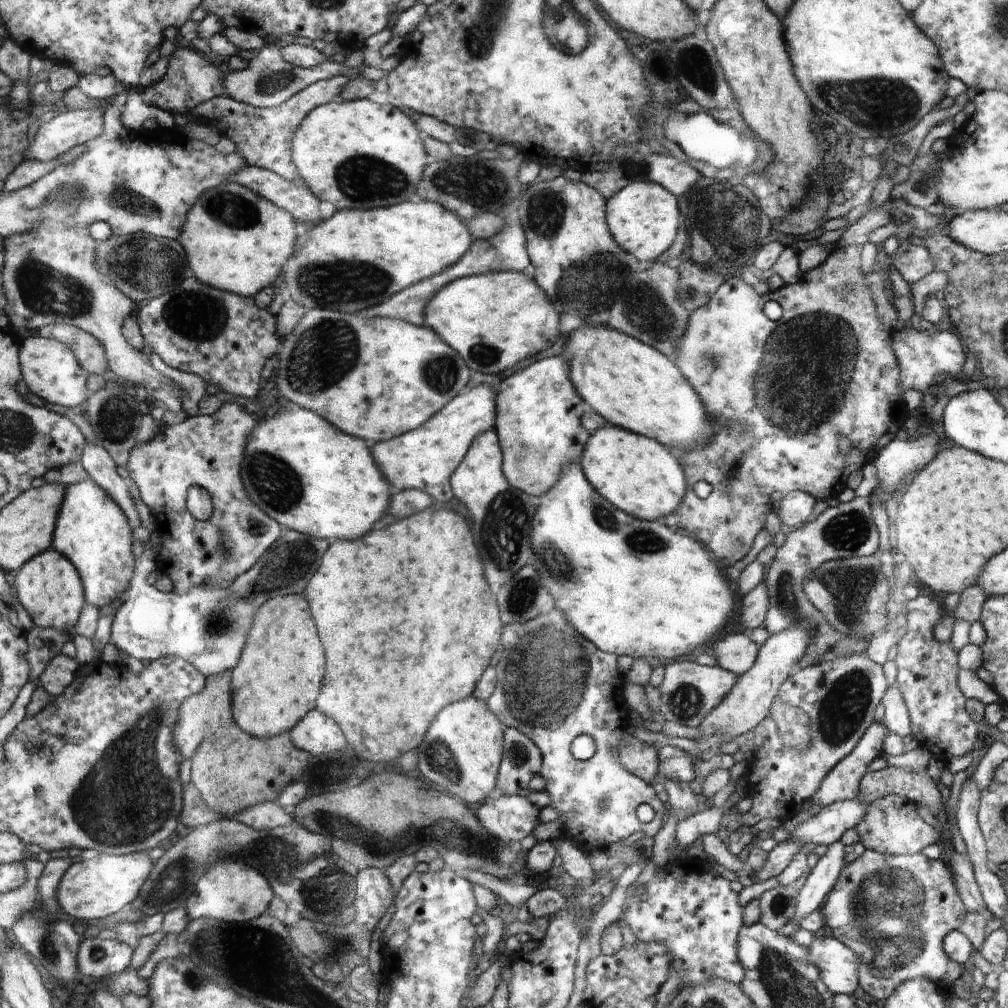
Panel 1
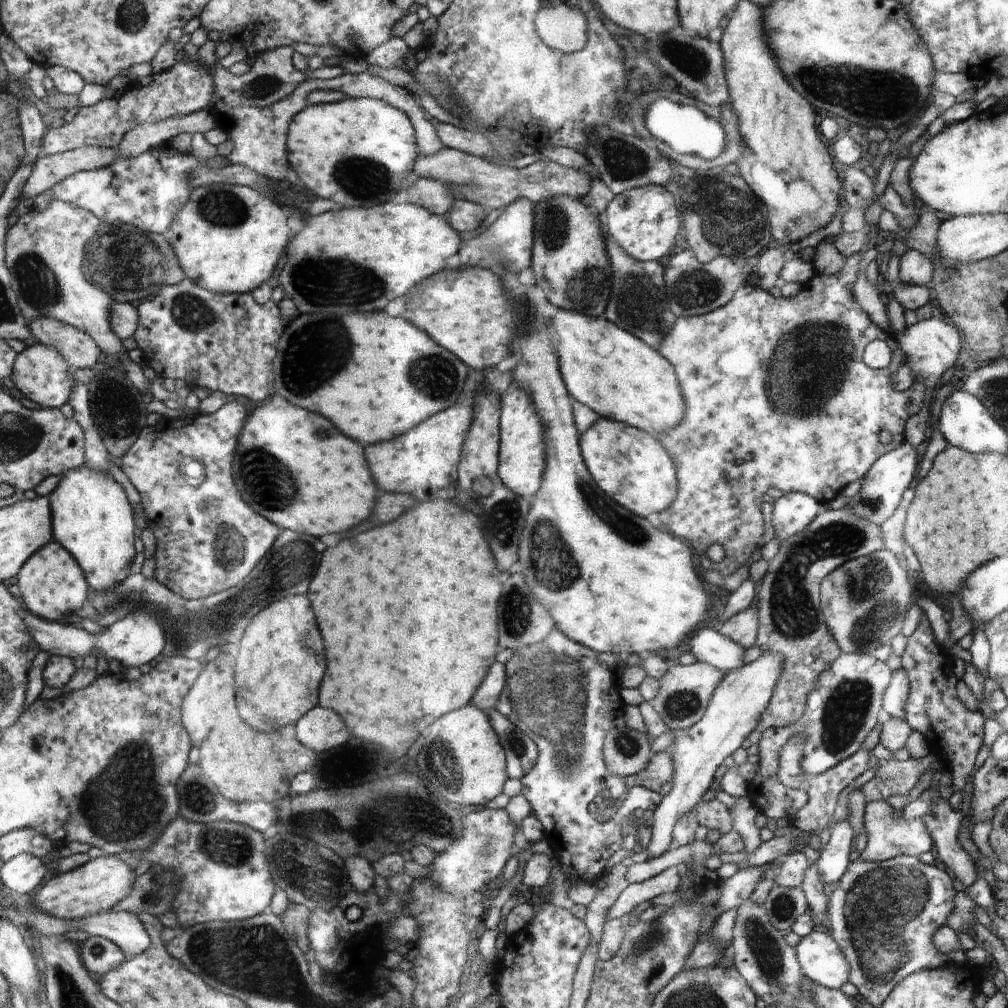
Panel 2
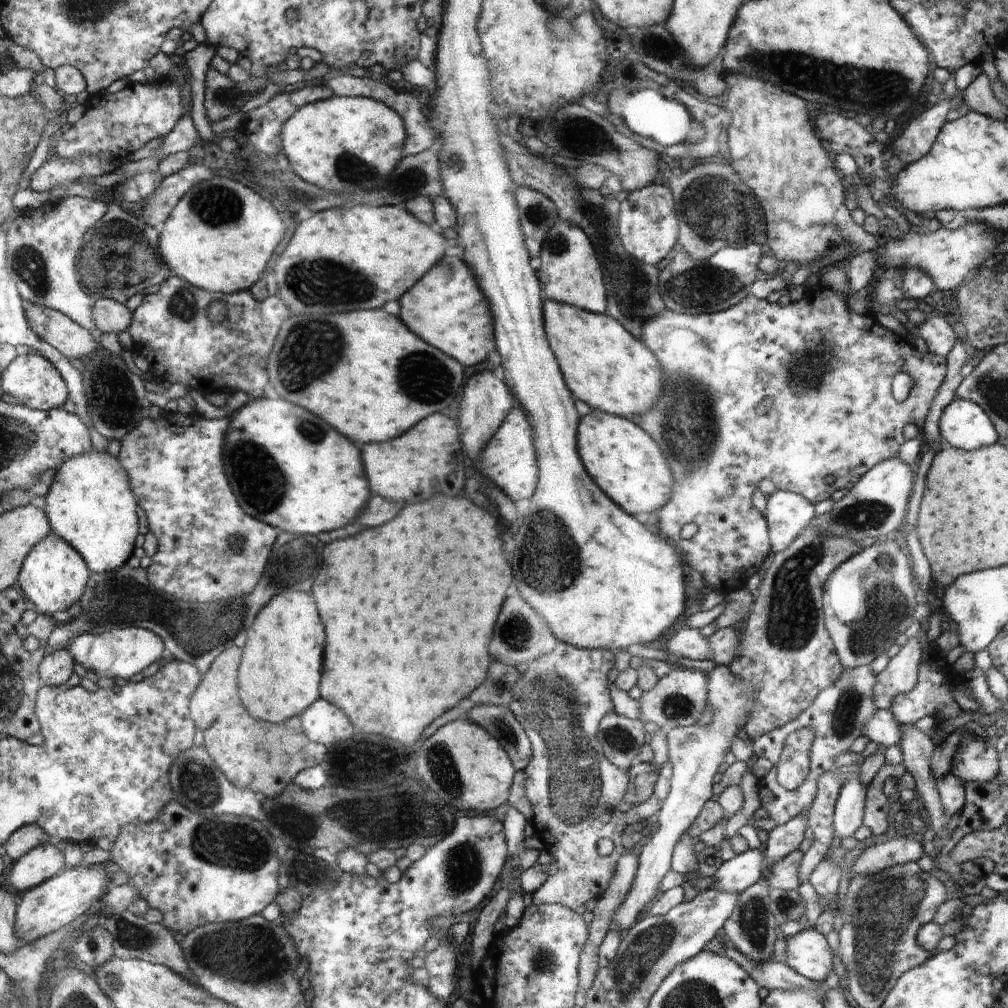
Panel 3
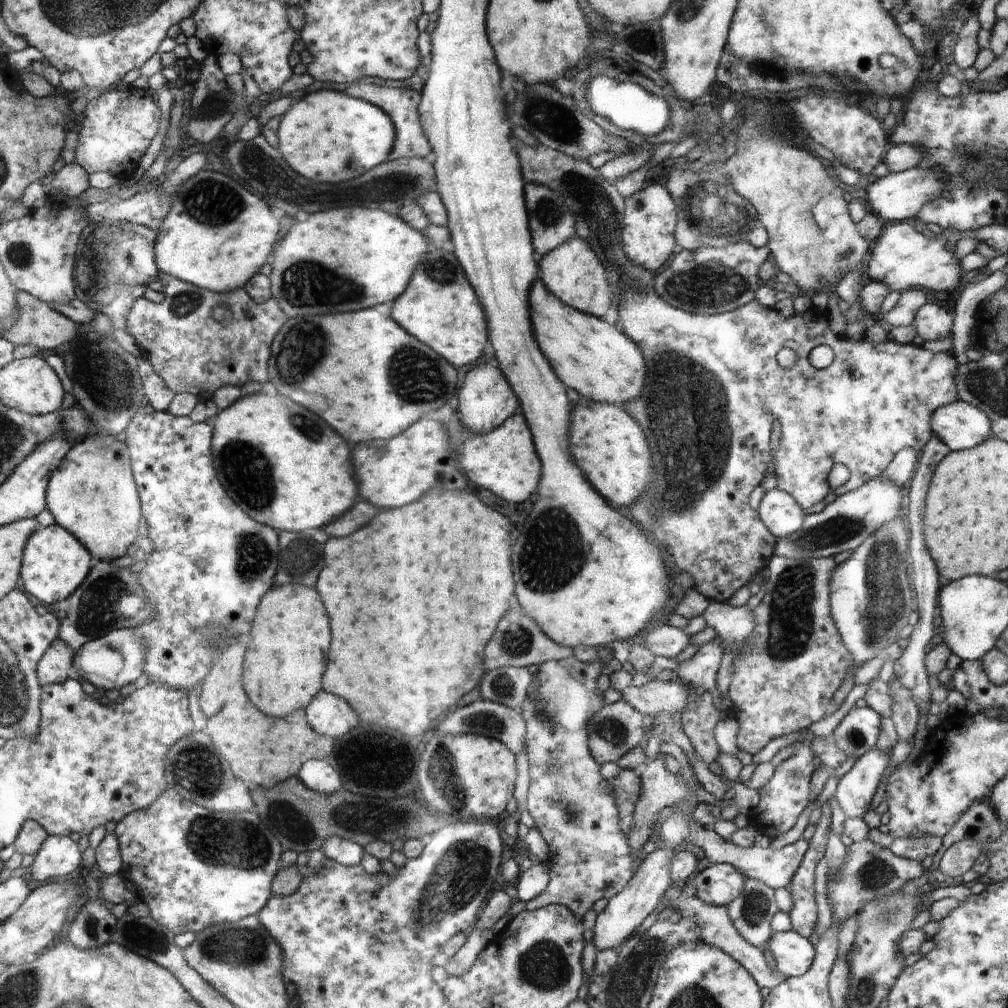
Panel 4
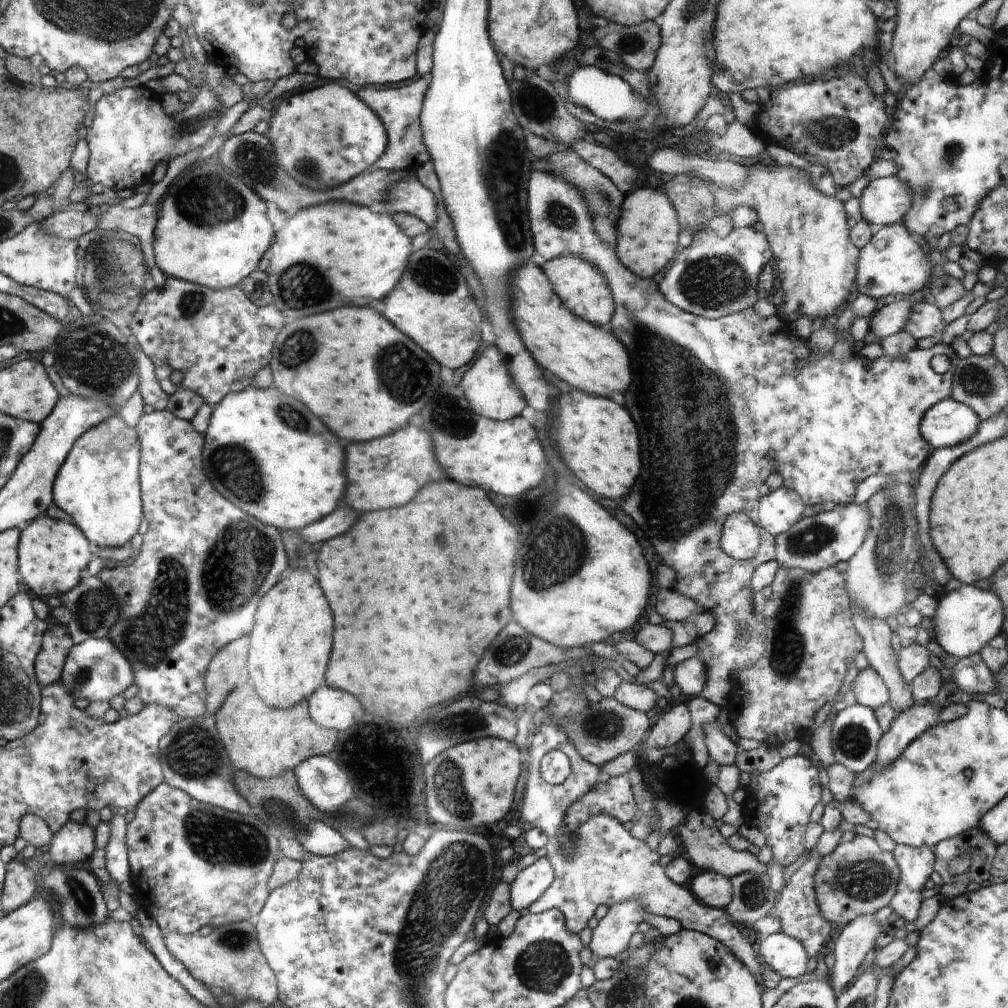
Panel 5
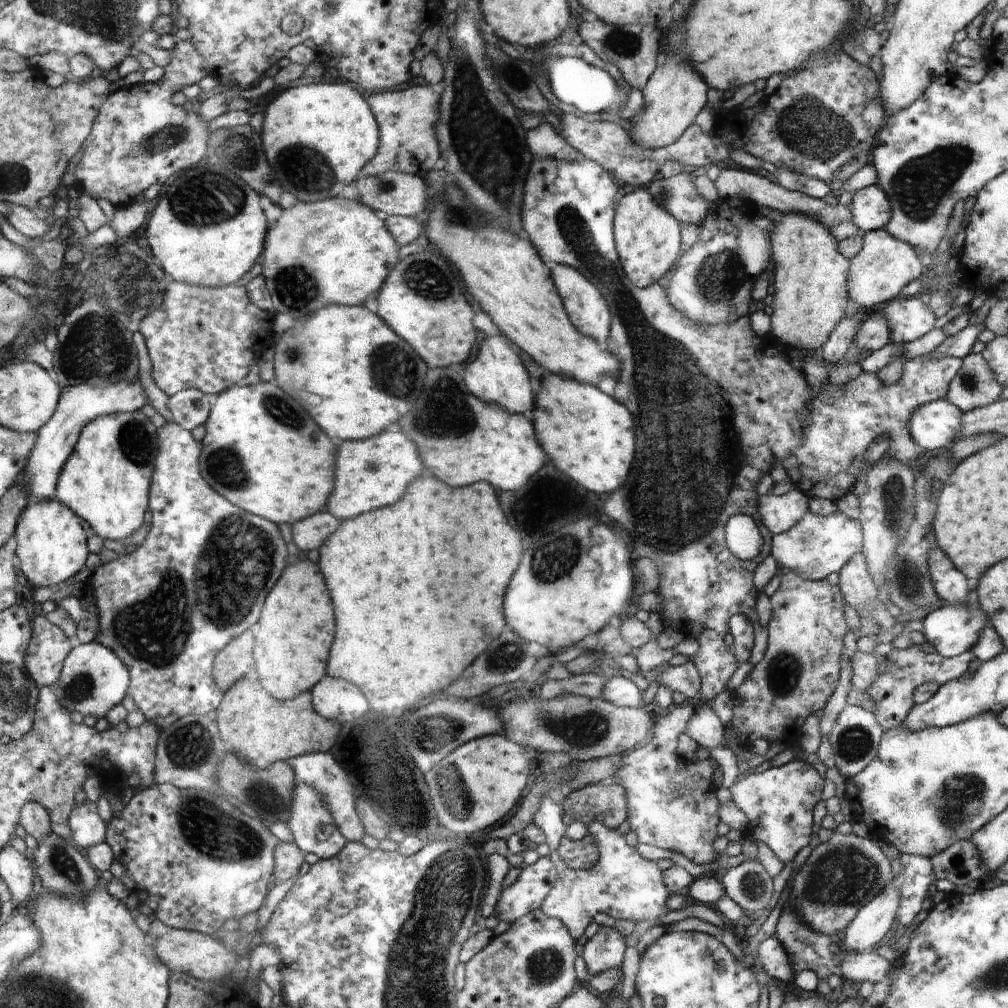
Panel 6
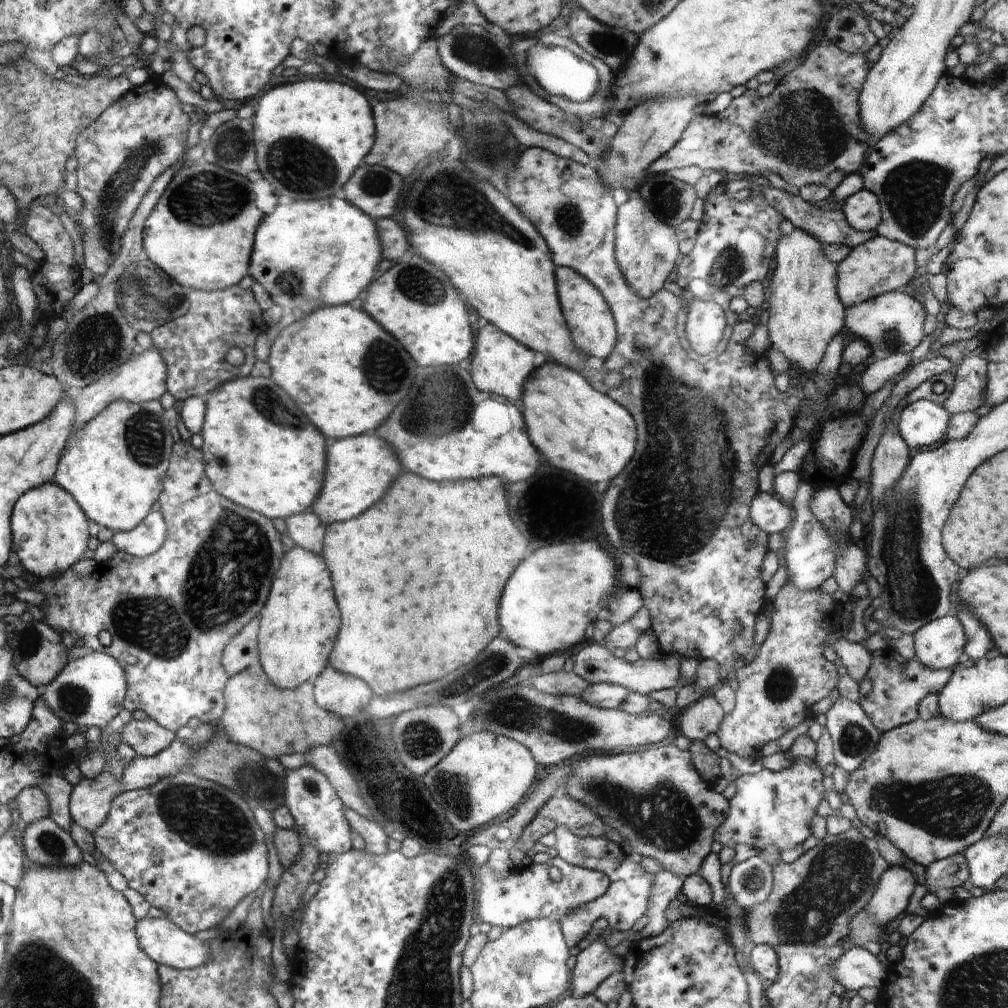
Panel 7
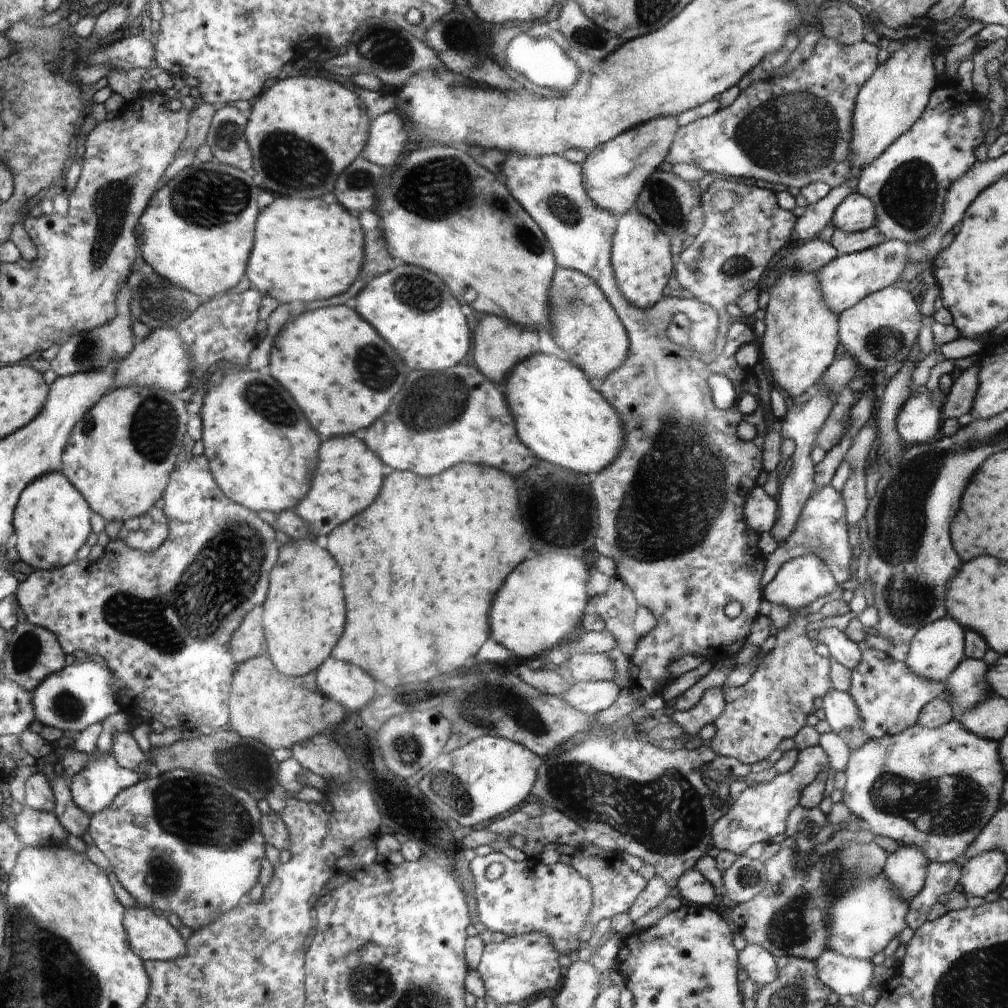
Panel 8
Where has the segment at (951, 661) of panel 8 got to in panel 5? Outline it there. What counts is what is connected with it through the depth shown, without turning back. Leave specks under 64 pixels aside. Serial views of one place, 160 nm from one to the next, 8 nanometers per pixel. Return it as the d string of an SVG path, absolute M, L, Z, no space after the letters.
M962 584L937 602L933 617L926 623L934 629L933 639L957 660L979 653L994 637L1001 636L1003 622L1003 604L992 590Z

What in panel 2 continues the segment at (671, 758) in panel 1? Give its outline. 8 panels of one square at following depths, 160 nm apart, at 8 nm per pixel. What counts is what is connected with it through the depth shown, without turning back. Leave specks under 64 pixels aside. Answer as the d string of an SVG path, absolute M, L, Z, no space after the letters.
M668 752L653 753L640 772L625 777L625 785L627 789L644 787L658 793L663 784L672 780L673 772L674 765Z

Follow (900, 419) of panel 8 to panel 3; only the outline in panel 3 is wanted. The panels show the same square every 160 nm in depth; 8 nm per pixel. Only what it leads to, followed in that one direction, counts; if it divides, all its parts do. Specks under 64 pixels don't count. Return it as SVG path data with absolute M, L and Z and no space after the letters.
M958 396L944 408L939 429L944 443L965 451L975 451L998 441L988 415L977 404Z

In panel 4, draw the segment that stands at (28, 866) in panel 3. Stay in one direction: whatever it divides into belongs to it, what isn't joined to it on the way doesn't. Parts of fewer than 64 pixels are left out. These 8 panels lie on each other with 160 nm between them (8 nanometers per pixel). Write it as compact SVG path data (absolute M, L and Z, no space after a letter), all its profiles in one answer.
M68 834L66 836L47 835L33 863L32 874L40 882L68 876L82 862L82 852L78 844L74 844Z

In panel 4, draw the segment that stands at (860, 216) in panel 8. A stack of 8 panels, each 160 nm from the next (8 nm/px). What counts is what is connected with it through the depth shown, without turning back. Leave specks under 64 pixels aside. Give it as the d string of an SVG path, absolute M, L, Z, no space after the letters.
M924 165L919 168L914 167L910 170L900 172L890 172L887 176L873 178L869 185L864 188L866 191L865 204L867 208L880 217L887 224L895 223L900 220L915 219L923 206L935 196L943 192L942 180L936 170L924 169Z

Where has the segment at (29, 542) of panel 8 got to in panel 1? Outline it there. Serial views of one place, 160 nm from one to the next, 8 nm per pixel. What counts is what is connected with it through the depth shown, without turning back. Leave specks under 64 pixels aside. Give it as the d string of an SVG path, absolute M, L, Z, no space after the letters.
M50 548L32 558L17 574L17 595L34 625L58 629L62 634L68 634L68 630L79 622L86 596L85 590L82 590L81 578L74 568L75 565L68 562L62 553Z

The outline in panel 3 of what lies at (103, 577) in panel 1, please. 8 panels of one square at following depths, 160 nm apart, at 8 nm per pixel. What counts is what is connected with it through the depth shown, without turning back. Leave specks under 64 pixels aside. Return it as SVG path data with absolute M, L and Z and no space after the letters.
M93 448L86 454L68 459L56 470L55 480L45 496L44 511L51 523L52 532L58 536L64 536L64 540L72 540L72 544L76 544L76 548L84 552L84 560L92 564L92 572L110 572L126 564L126 560L132 556L134 542L138 536L136 510L138 510L139 502L136 502L135 493L131 484L128 484L128 475L117 456L112 456L107 450Z

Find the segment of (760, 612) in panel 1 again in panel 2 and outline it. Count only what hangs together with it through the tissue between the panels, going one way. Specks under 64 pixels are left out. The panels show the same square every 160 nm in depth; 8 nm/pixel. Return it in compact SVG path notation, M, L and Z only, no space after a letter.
M756 602L745 611L732 616L724 624L719 624L717 631L745 650L752 648L756 645L759 632L759 615Z

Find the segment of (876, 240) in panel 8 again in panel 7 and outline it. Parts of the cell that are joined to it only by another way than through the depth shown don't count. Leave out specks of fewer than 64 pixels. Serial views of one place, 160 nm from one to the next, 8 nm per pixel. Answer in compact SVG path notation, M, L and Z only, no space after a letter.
M751 183L751 188L760 191L765 199L775 208L784 219L790 220L796 229L802 229L804 232L816 237L822 244L844 245L853 249L859 244L866 243L867 240L874 239L878 232L860 232L848 224L844 213L841 210L825 210L824 205L813 205L805 201L800 195L788 193L774 187L764 187Z

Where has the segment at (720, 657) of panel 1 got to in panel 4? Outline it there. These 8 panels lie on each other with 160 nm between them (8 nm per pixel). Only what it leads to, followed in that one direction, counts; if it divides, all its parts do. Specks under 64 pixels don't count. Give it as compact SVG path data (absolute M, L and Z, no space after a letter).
M658 624L647 632L645 636L646 646L654 656L675 657L689 644L690 636L684 631L670 625Z

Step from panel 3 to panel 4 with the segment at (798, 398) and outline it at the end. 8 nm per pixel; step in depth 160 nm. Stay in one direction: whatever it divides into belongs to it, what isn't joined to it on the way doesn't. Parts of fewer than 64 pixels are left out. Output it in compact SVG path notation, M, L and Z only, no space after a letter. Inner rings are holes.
M638 281L632 283L631 290L624 291L621 298L623 301L618 307L617 326L624 328L624 332L628 332L628 336L632 336L632 340L636 340L636 344L640 344L640 352L644 352L644 360L648 360L648 380L644 380L644 392L640 394L640 398L632 400L632 404L624 404L624 408L628 408L628 412L632 412L632 416L636 416L636 420L640 420L640 424L644 424L644 432L648 432L648 448L652 448L652 488L648 488L648 498L642 496L640 500L636 500L638 504L632 506L632 516L634 516L634 520L638 520L638 523L642 524L642 528L646 532L652 534L652 538L660 540L660 548L664 548L668 552L680 571L688 572L694 578L694 588L700 594L706 595L709 601L728 603L739 588L748 585L757 574L769 566L776 540L774 540L774 535L764 528L763 522L756 522L756 514L752 514L754 510L748 506L750 492L762 482L766 472L773 472L777 478L777 488L790 493L806 510L806 508L824 500L830 492L834 492L837 496L844 495L848 491L862 487L869 480L880 477L899 450L912 447L916 452L922 452L933 436L930 422L935 410L945 404L960 400L958 385L955 383L960 364L954 354L933 353L926 345L903 345L889 340L877 345L872 345L871 342L864 339L852 342L847 336L836 335L830 328L826 312L816 308L786 318L775 309L765 307L754 300L734 311L713 315L694 314L668 304L654 290L653 285L642 284ZM818 344L825 344L832 348L835 356L830 366L820 370L812 368L812 364L808 360L810 351ZM781 348L792 348L798 353L799 358L796 366L784 369L778 364L776 354ZM774 430L776 430L776 434L780 434L780 440L778 440L778 448L774 450L774 464L776 466L770 470L768 468L770 452L772 452L770 440L772 440ZM836 462L844 464L848 468L850 478L836 490L830 490L828 472Z

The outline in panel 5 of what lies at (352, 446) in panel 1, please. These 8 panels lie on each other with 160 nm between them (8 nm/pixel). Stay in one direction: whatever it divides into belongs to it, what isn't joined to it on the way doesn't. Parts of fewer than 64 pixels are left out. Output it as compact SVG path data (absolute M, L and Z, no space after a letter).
M248 386L244 390L232 391L231 394L228 394L222 402L214 407L204 440L202 462L208 480L234 506L237 506L250 516L256 516L258 520L264 520L264 524L272 524L273 527L284 530L300 531L309 524L312 524L312 522L316 522L316 520L320 520L320 518L324 518L326 515L330 515L338 504L343 504L343 496L347 490L347 470L344 470L344 450L342 450L338 438L314 414L308 412L308 408L304 406L303 402L288 396L287 393L283 393L274 386L270 386L267 389Z

